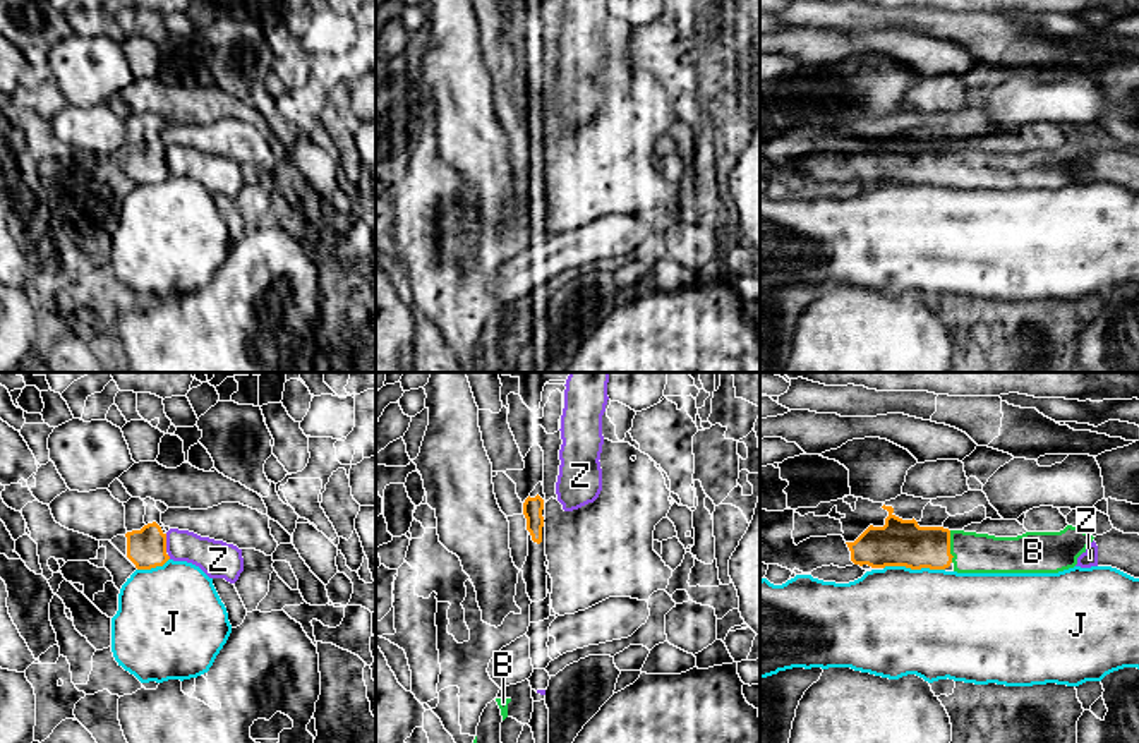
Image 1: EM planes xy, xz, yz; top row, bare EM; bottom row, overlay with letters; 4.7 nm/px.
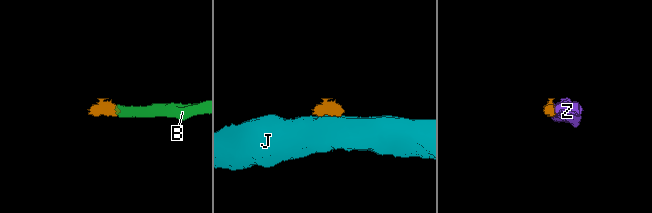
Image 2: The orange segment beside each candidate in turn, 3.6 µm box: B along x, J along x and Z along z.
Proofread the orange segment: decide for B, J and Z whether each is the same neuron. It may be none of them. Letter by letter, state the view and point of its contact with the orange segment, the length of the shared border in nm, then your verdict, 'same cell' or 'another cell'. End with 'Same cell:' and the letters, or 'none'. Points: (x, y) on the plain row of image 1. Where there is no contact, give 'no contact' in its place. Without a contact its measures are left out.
B: yz (949, 162) | 150 nm | same cell
J: yz (915, 184) | 280 nm | another cell
Z: xy (165, 158) | 90 nm | another cell
Same cell: B

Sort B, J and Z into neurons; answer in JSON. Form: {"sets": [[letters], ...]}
{"sets": [["B"], ["J"], ["Z"]]}

